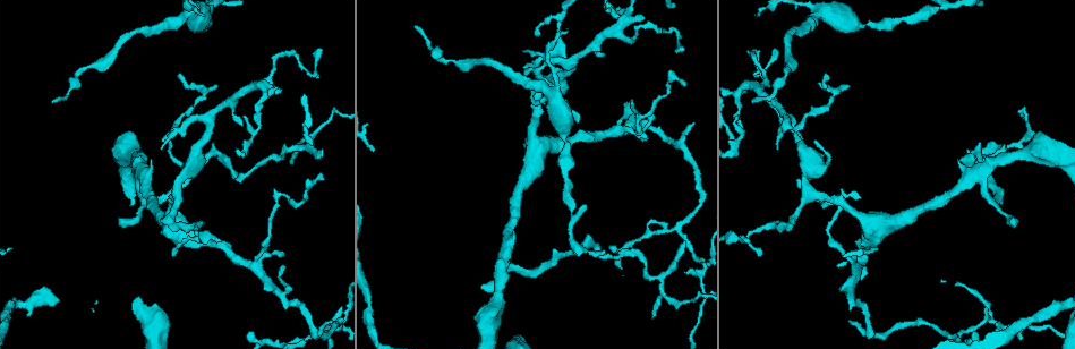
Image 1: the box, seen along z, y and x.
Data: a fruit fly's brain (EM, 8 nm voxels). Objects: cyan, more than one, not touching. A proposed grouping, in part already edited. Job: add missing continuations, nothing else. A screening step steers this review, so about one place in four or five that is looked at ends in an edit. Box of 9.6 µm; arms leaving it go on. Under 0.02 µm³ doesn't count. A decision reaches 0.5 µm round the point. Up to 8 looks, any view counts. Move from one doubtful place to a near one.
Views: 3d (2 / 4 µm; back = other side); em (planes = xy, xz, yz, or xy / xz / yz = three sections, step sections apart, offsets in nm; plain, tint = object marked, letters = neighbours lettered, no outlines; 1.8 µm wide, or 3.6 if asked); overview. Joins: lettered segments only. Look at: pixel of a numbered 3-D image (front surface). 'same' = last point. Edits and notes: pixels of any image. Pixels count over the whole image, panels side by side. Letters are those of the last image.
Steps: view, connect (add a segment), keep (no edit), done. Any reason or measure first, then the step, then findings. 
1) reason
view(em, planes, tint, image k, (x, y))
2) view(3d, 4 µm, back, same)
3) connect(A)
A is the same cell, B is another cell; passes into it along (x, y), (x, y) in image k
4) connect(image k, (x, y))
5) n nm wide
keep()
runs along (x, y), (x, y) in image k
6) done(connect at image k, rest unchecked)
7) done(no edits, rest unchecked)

view(em, planes, tint, image 1, (1015, 225))

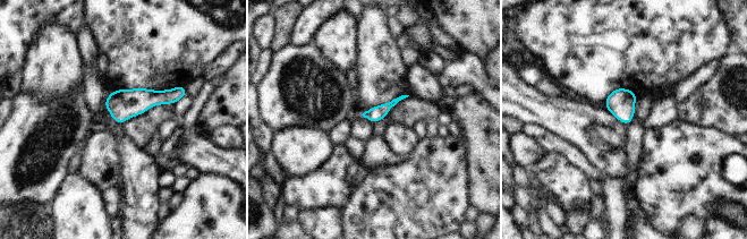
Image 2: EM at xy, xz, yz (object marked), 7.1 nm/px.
view(em, planes, letters, same)

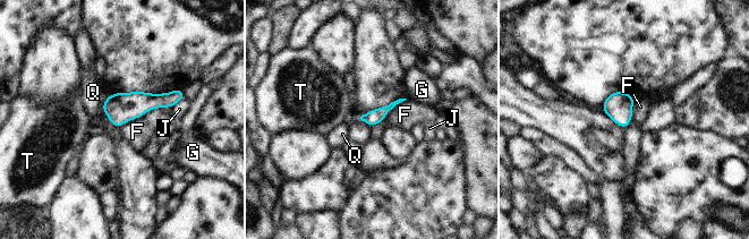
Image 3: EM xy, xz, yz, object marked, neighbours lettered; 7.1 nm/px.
110 nm wide
keep()
F, G, J, Q and T are other cells; border along (162, 108), (152, 108), (118, 128) in image 3; no lettered segment goes on from it

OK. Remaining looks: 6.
tapers out
view(em, xy, step 4, tint, image 1, (971, 332))

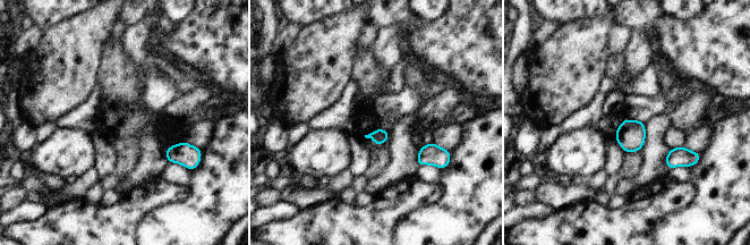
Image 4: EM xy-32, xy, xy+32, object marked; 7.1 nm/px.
another direction
view(em, planes, letters, same)

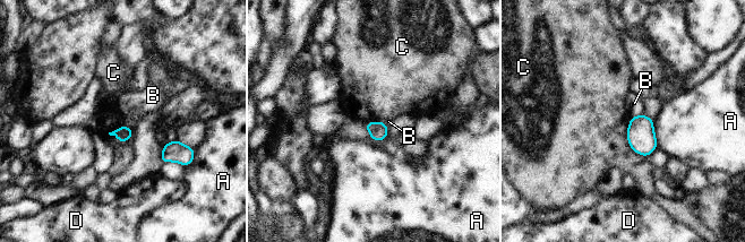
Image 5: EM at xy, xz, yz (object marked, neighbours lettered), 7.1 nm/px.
keep()
A, B, C and D are other cells; none of them fits

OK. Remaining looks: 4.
thin neck
view(3d, 4 µm, image 1, (784, 77))

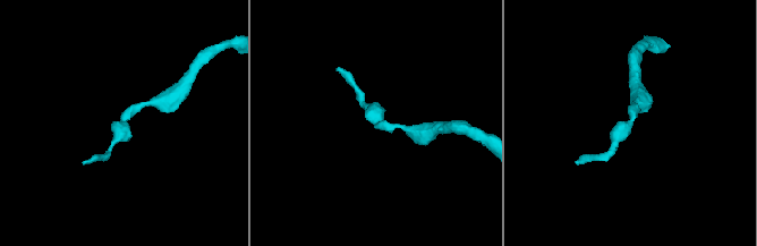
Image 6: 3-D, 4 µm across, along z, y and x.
need the tissue
view(em, xz, step 8, tint, image 6, (631, 120))

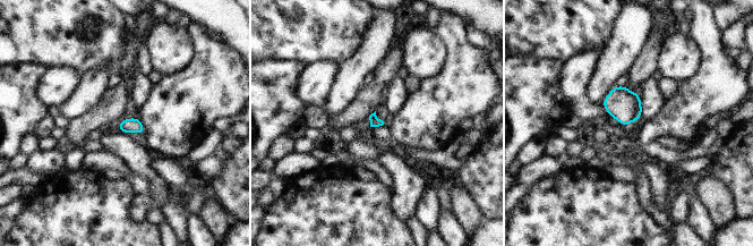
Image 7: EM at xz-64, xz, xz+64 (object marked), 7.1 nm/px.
view(em, planes, letters, same)

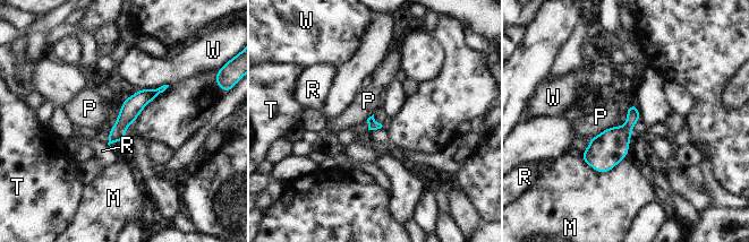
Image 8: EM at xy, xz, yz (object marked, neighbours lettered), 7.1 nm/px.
keep()
M, P, R, T and W are other cells; border along (614, 126), (607, 127), (592, 138) in image 8; no lettered segment goes on from it

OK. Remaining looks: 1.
done(no edits, rest unchecked)

